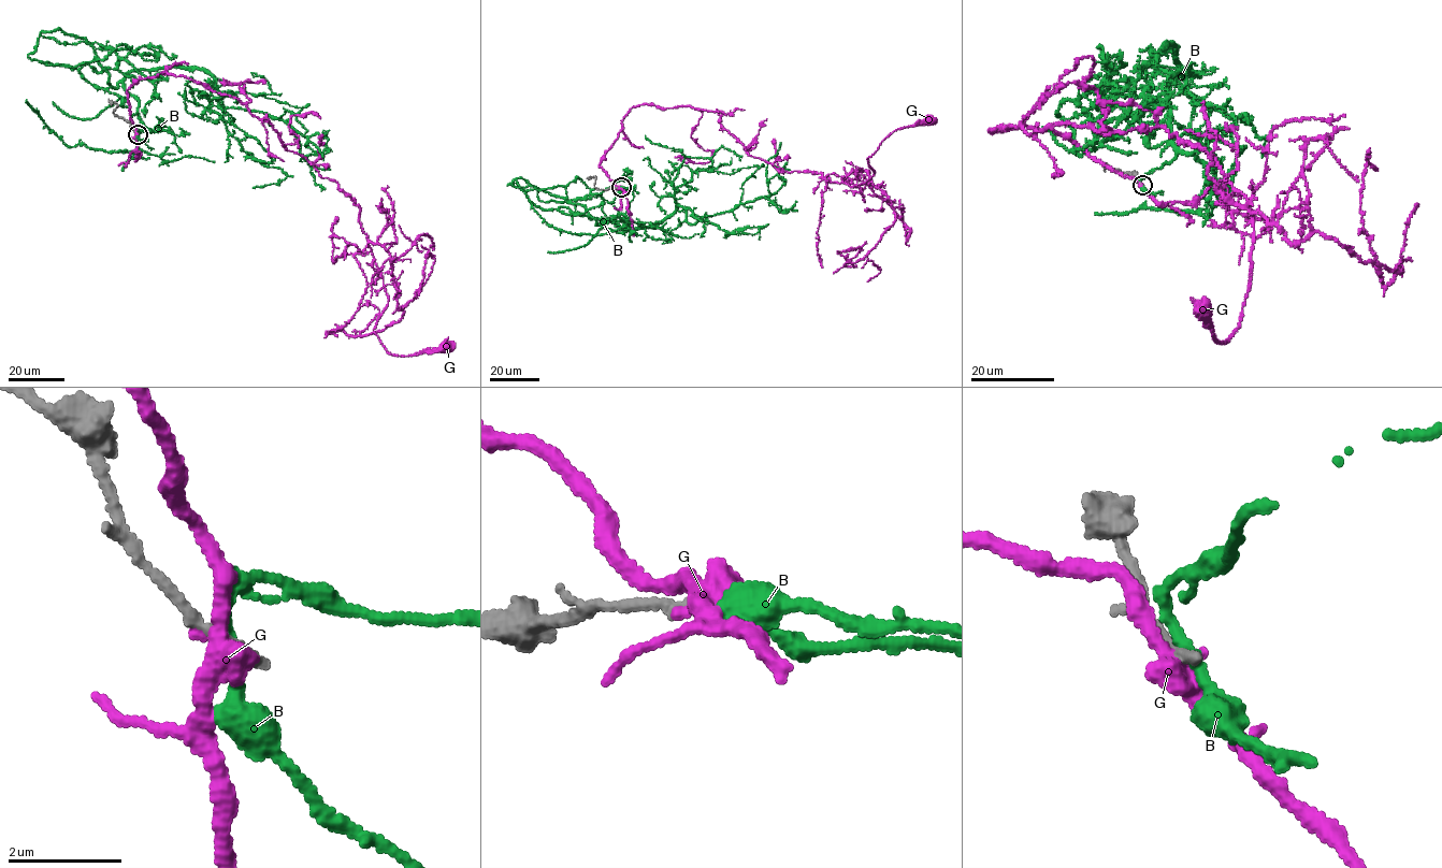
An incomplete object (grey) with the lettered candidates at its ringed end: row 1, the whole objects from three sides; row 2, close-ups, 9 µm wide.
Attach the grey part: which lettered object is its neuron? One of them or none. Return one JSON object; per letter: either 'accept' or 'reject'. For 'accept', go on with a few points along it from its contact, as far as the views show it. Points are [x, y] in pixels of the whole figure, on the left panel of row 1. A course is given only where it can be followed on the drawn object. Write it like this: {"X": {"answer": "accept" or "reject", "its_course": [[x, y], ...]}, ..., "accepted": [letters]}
{"B": {"answer": "reject"}, "G": {"answer": "reject"}, "accepted": []}

